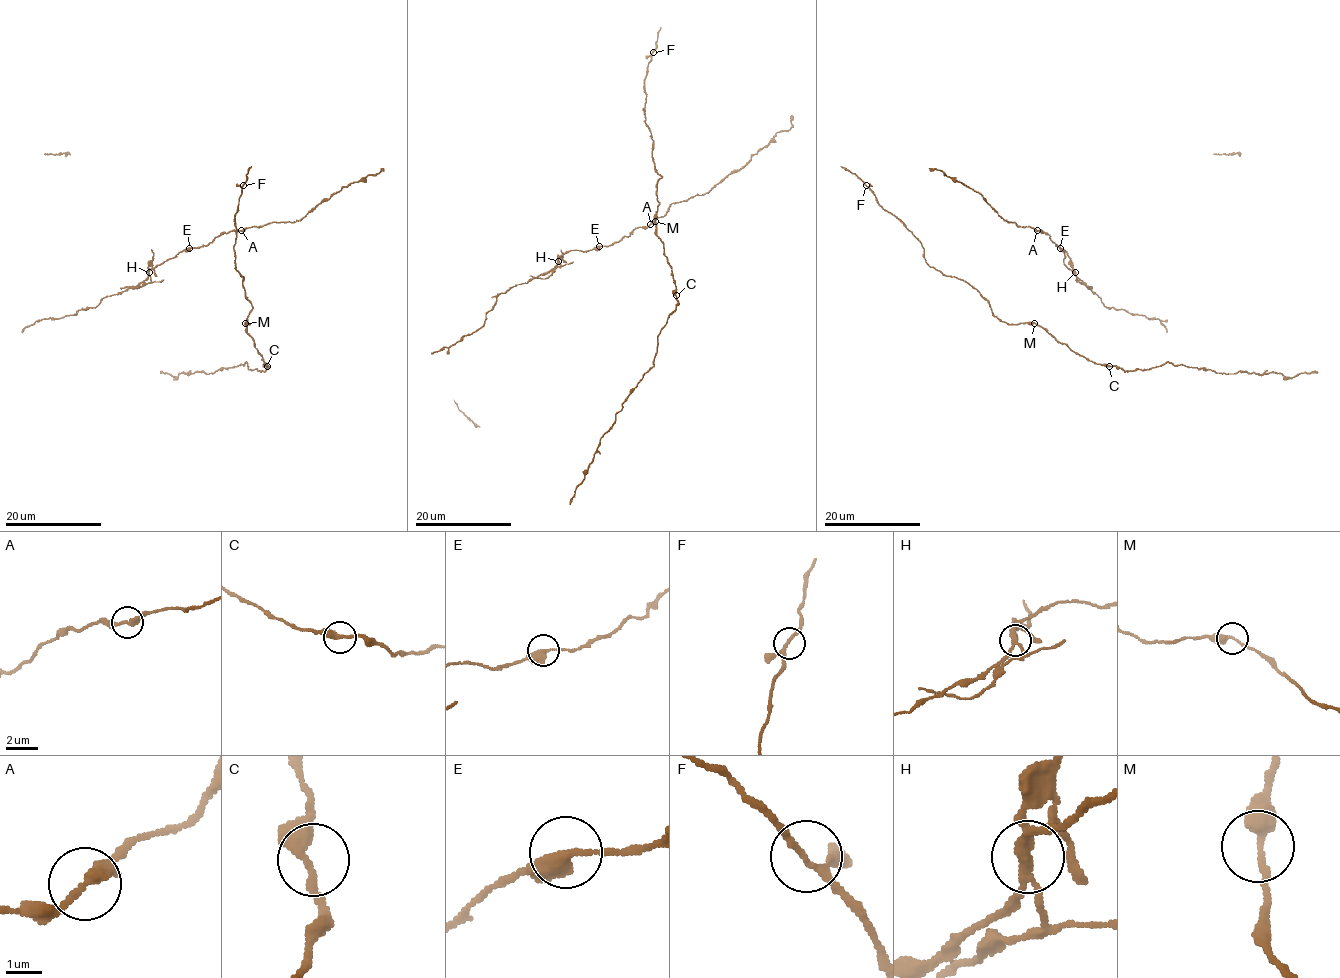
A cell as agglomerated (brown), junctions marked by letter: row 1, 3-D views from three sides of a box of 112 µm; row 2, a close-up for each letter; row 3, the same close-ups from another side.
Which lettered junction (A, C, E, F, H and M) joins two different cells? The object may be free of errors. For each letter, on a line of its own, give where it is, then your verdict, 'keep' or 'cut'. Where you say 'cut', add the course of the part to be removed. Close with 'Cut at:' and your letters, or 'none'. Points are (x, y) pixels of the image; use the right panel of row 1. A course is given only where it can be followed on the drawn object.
A: (1037, 230) | keep
C: (1109, 366) | keep
E: (1060, 248) | keep
F: (866, 185) | keep
H: (1075, 272) | cut | (1075, 273), (1078, 281), (1092, 287), (1089, 288)
M: (1034, 323) | keep
Cut at: H

